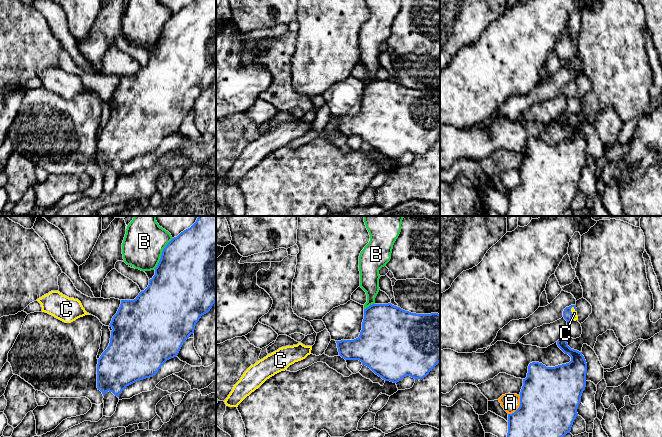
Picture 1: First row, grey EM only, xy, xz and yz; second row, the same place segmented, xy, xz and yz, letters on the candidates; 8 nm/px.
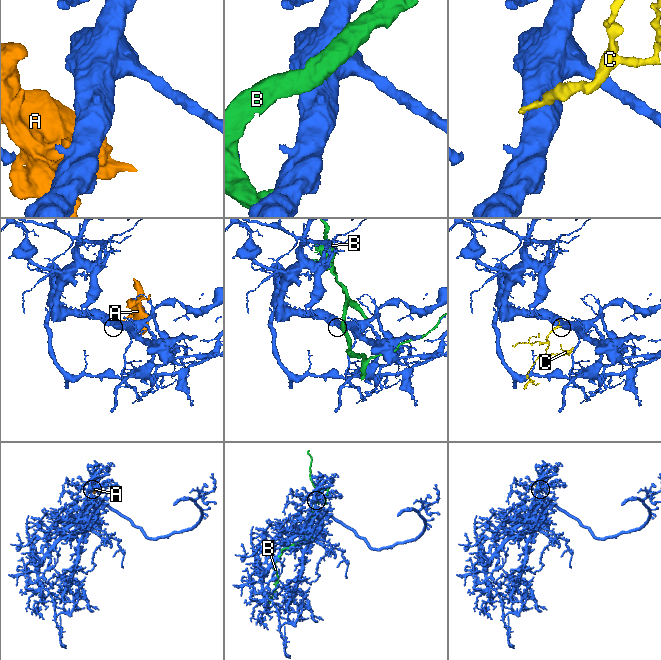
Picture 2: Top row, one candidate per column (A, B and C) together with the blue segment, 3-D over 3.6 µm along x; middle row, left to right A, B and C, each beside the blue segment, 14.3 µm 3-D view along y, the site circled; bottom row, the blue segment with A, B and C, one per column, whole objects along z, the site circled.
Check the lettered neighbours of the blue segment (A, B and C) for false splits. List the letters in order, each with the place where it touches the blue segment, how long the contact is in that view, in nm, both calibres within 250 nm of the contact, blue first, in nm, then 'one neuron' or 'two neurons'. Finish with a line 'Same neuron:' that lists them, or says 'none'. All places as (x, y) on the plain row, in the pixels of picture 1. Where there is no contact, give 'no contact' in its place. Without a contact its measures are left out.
A: contact yz (519, 183); length 180 nm; calibres 480 and 140 nm; two neurons
B: contact xy (162, 29); length 280 nm; calibres 500 and 320 nm; two neurons
C: contact yz (571, 89); length 120 nm; calibres 80 and 50 nm; one neuron
Same neuron: C

